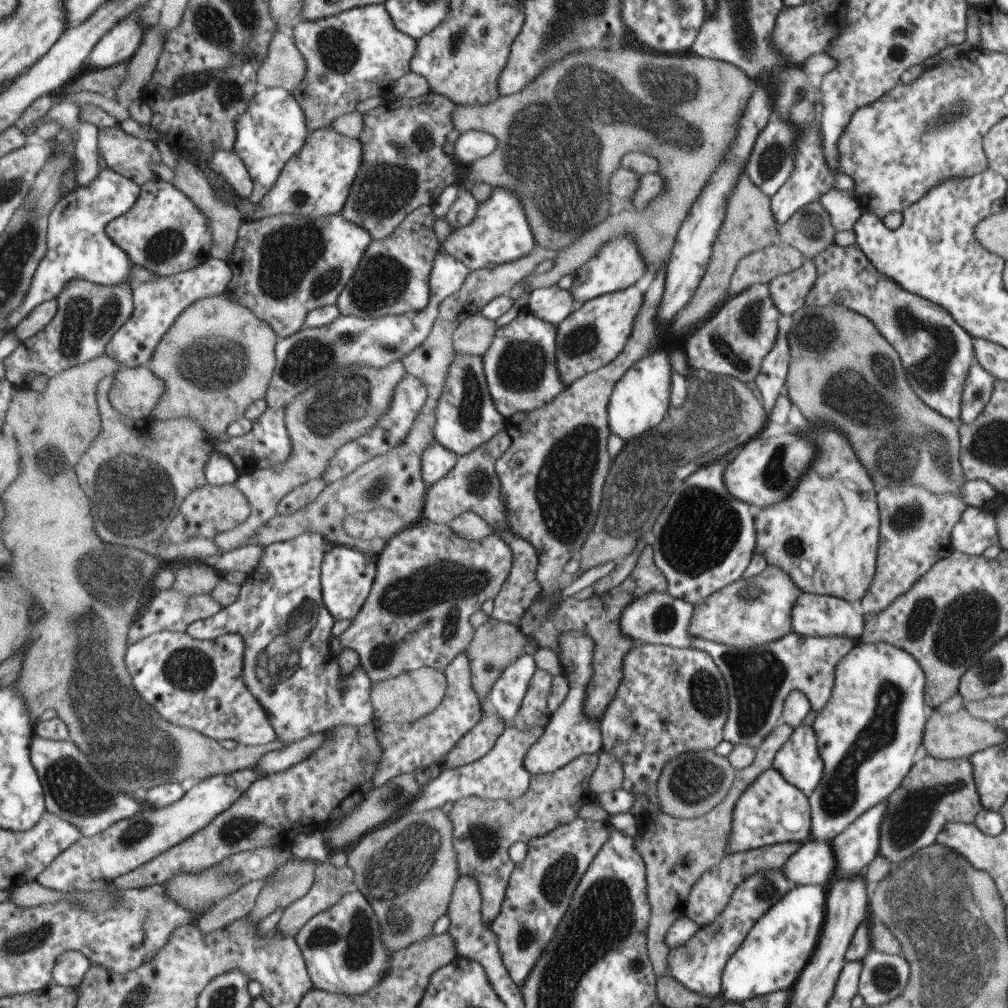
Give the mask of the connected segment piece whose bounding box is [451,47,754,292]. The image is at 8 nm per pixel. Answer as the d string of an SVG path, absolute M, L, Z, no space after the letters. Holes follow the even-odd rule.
M623 47L619 50L569 52L561 58L561 62L557 60L555 64L549 64L535 80L531 80L519 92L499 97L483 106L455 105L455 112L451 112L453 129L459 134L473 130L482 131L491 134L497 142L491 154L475 160L465 169L460 187L471 192L473 184L483 182L491 189L507 188L515 192L519 204L523 206L531 236L534 236L534 246L553 250L555 253L553 268L543 273L531 272L519 280L519 285L527 286L530 292L556 285L561 277L572 275L577 268L582 267L582 263L601 248L601 242L625 234L629 234L635 241L647 271L655 266L663 268L670 258L675 234L689 206L695 202L709 176L721 164L725 150L733 144L739 118L752 91L754 85L741 69L691 53L667 54L647 52L647 48ZM669 76L673 76L673 92L669 88ZM642 151L651 154L659 162L660 167L656 174L661 174L663 178L663 194L655 196L655 200L651 200L641 212L632 209L609 214L611 174L623 168L624 155Z

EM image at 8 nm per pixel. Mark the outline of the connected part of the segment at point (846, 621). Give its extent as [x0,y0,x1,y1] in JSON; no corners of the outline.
[791,593,865,643]

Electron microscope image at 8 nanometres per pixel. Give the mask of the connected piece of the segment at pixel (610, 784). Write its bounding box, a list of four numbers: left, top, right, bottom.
[591,751,623,800]

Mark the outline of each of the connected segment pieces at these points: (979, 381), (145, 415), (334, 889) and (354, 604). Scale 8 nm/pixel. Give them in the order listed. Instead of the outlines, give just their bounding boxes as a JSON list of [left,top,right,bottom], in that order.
[[958,362,994,424],[109,365,165,420],[276,860,354,936],[322,545,375,621]]

